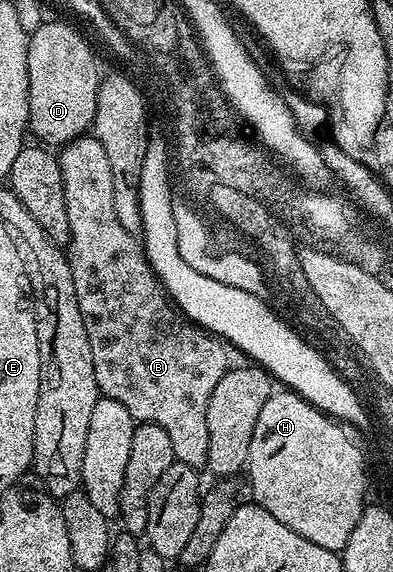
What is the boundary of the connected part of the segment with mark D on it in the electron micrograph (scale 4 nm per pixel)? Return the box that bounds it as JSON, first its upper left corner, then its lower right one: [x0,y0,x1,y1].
[27,20,97,148]

